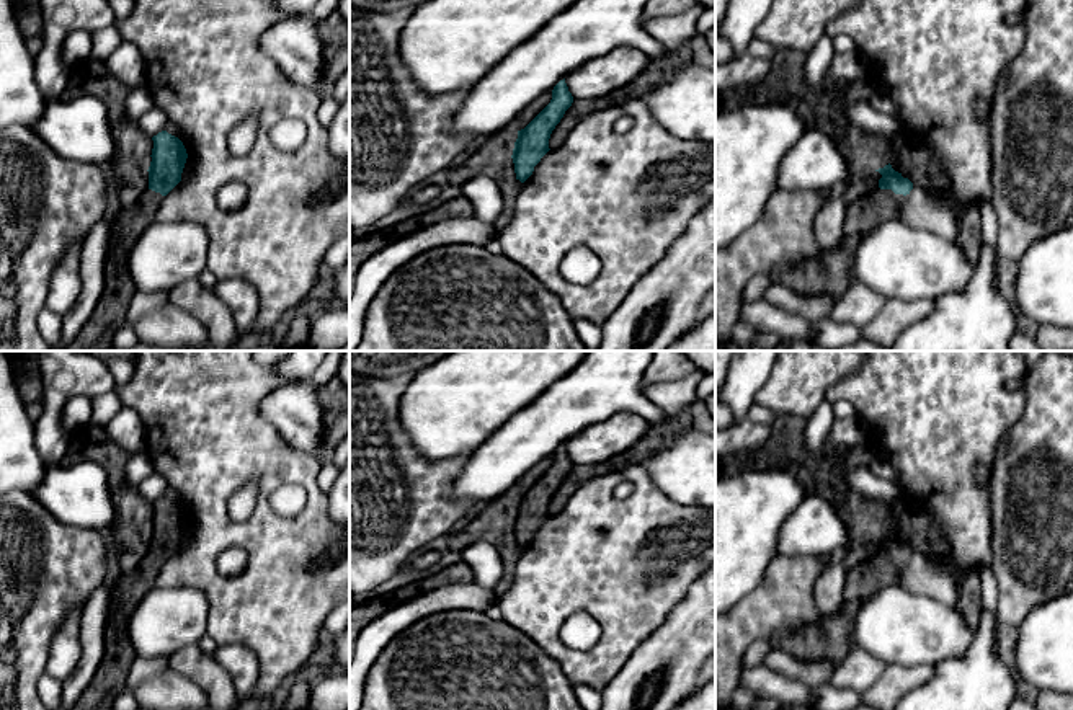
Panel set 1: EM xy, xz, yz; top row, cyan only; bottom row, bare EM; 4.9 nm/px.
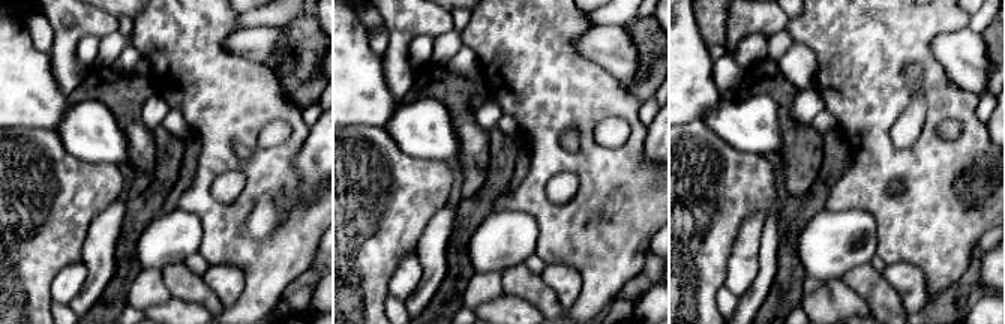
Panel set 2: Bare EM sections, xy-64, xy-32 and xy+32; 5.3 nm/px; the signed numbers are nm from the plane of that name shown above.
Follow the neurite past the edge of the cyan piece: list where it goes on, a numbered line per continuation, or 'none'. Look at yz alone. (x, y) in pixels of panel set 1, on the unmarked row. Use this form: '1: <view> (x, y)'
1: yz (879, 572)

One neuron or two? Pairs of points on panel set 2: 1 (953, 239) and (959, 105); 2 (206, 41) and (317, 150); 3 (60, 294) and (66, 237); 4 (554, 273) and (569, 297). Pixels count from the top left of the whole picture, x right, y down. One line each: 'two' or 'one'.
1: one
2: two
3: two
4: one

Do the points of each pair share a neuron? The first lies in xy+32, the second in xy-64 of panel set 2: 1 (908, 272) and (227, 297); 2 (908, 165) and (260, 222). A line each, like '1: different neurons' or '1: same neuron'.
1: same neuron
2: different neurons

